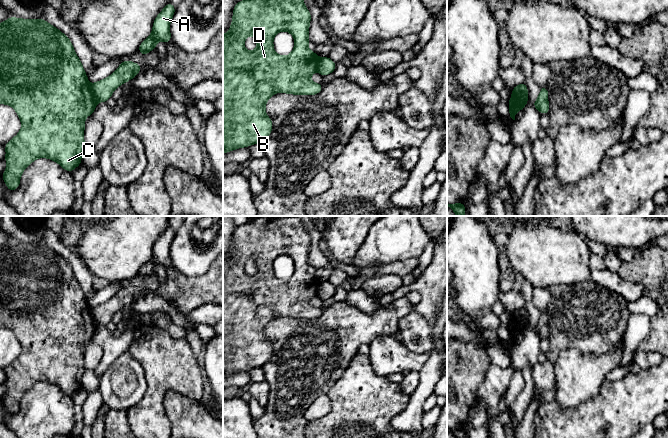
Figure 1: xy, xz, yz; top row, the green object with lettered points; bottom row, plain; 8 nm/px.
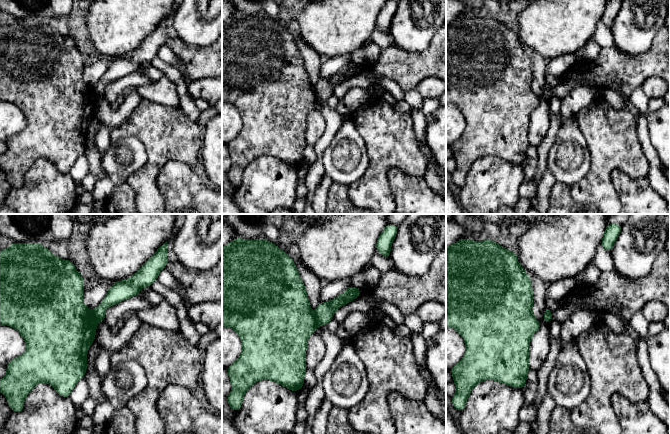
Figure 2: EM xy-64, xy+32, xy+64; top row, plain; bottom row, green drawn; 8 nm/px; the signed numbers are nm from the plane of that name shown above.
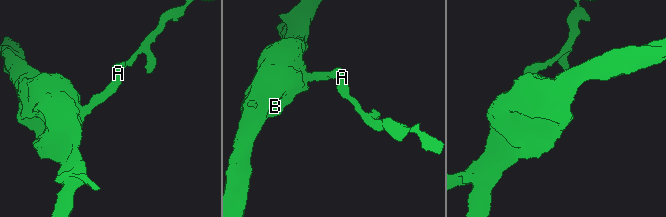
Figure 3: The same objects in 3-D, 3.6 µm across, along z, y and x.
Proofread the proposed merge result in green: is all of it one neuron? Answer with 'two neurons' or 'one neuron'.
two neurons

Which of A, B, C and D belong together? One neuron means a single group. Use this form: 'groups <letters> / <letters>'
groups A / B C D

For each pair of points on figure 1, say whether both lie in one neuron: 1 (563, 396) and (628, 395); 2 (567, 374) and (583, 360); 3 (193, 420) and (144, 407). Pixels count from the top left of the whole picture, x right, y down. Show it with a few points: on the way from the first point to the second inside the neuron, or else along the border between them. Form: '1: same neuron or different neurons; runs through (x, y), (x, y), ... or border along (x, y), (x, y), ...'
1: different neurons; border along (605, 379), (602, 387), (596, 394), (570, 407)
2: same neuron; runs through (571, 372), (579, 364)
3: different neurons; border along (169, 390), (164, 397), (163, 409), (171, 427)

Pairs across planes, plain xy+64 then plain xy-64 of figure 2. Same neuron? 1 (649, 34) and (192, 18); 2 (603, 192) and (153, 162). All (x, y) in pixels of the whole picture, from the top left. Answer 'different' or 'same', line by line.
1: same
2: same

